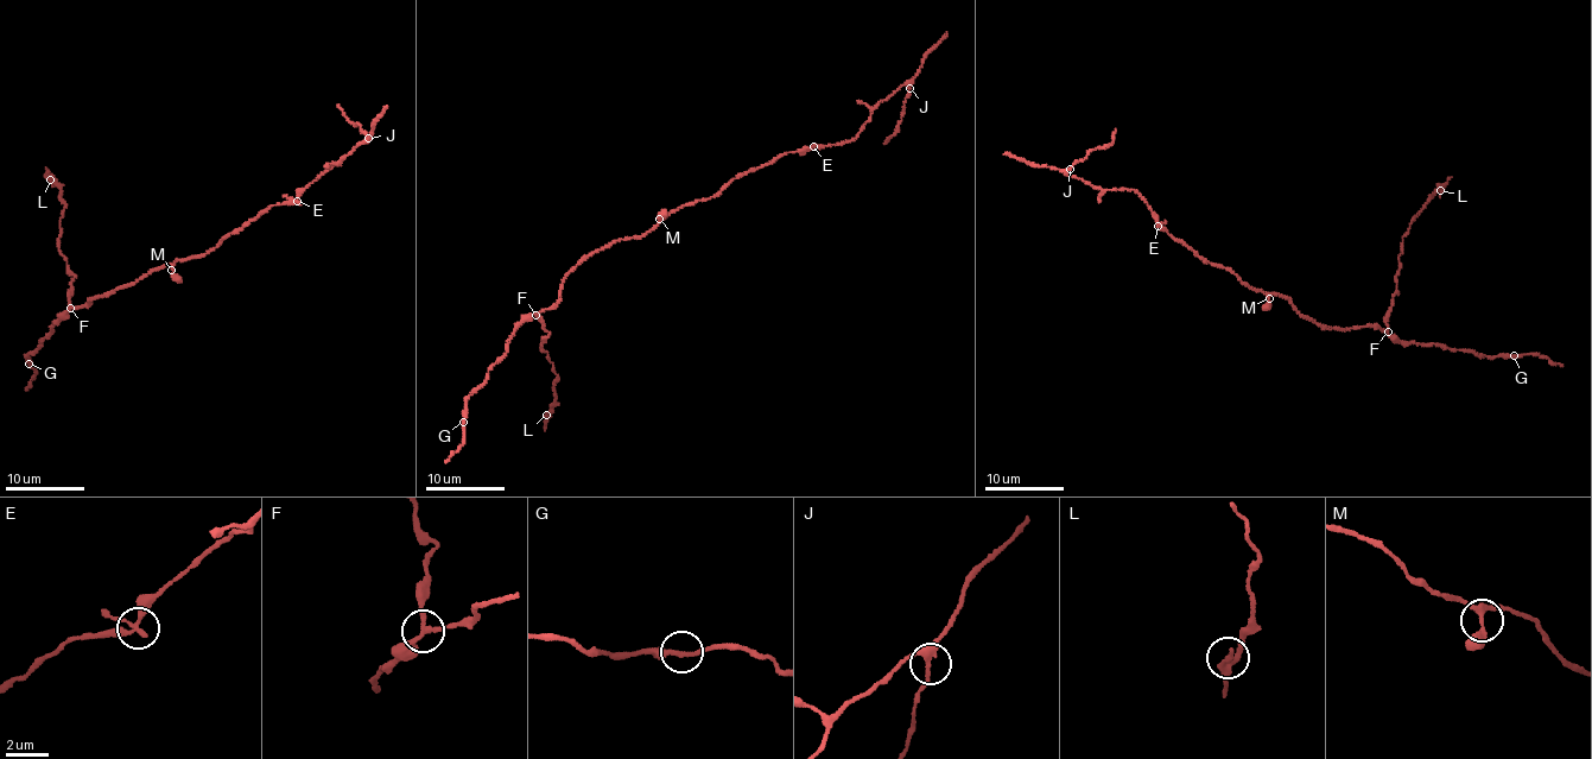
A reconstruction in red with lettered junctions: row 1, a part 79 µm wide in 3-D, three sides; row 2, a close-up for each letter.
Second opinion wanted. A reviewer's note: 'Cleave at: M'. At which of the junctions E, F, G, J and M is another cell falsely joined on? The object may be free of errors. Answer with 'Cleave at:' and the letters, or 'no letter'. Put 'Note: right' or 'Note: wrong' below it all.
Cleave at: F
Note: wrong

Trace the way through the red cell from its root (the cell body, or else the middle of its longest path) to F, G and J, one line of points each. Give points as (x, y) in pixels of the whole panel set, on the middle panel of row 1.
F: (668, 214), (640, 235), (613, 241), (585, 255), (565, 277), (560, 298), (537, 314)
G: (668, 214), (640, 235), (613, 241), (578, 263), (560, 298), (513, 333), (508, 352), (469, 397), (463, 422)
J: (668, 214), (714, 196), (733, 179), (788, 152), (851, 140), (879, 103), (904, 86), (909, 88)

